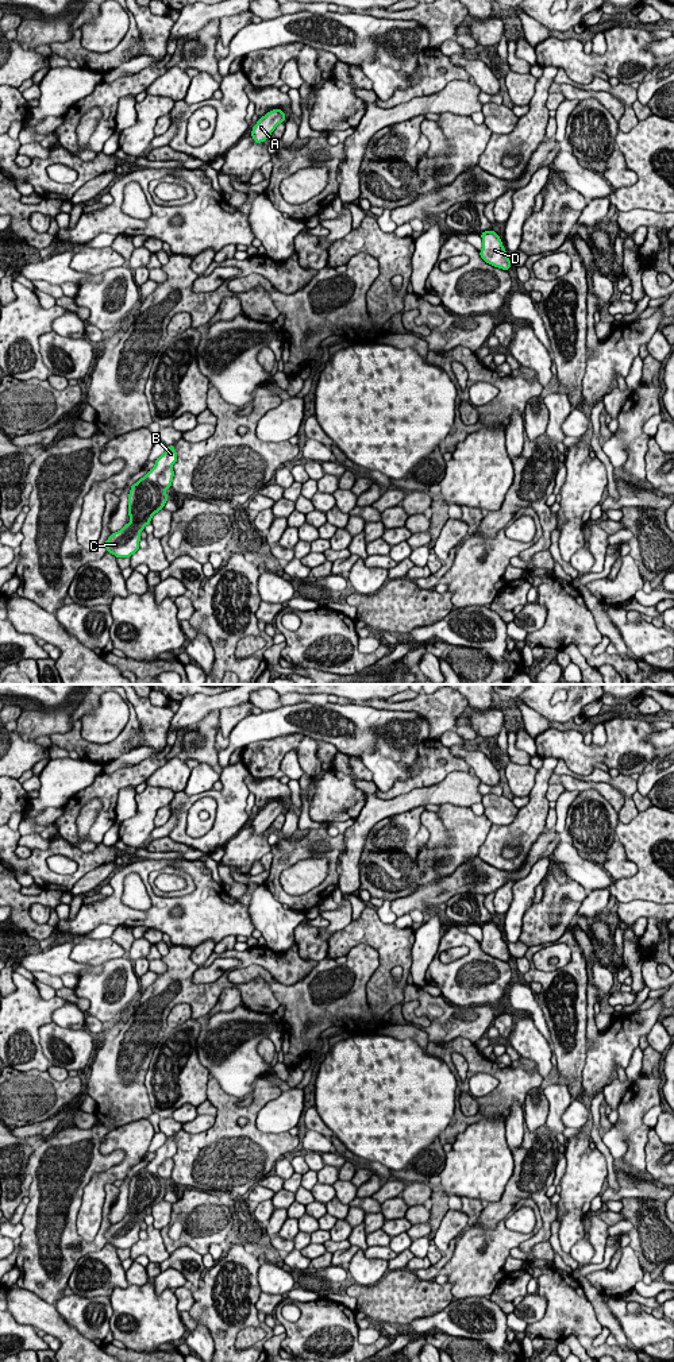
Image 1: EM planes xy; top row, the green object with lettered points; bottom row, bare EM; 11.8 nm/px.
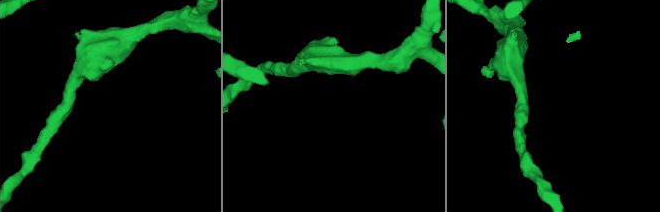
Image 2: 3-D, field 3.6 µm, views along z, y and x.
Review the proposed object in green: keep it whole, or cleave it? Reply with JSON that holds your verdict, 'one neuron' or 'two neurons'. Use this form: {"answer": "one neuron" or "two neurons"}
{"answer": "two neurons"}

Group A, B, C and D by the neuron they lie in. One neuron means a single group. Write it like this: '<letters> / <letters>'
A / B C D

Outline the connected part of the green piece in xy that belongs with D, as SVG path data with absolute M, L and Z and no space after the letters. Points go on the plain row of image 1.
M493 921L481 925L482 941L479 942L481 949L498 960L507 961L512 957L508 945L502 938L502 933Z

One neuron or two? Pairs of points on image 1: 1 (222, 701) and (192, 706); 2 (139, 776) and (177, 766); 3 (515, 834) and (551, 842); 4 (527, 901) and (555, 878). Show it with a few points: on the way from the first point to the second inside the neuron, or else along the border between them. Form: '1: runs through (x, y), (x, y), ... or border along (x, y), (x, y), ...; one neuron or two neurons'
1: runs through (215, 702), (199, 705); one neuron
2: border along (160, 767), (145, 780); two neurons
3: border along (545, 829), (532, 844), (522, 865); two neurons
4: border along (549, 865), (547, 874), (540, 880); two neurons

